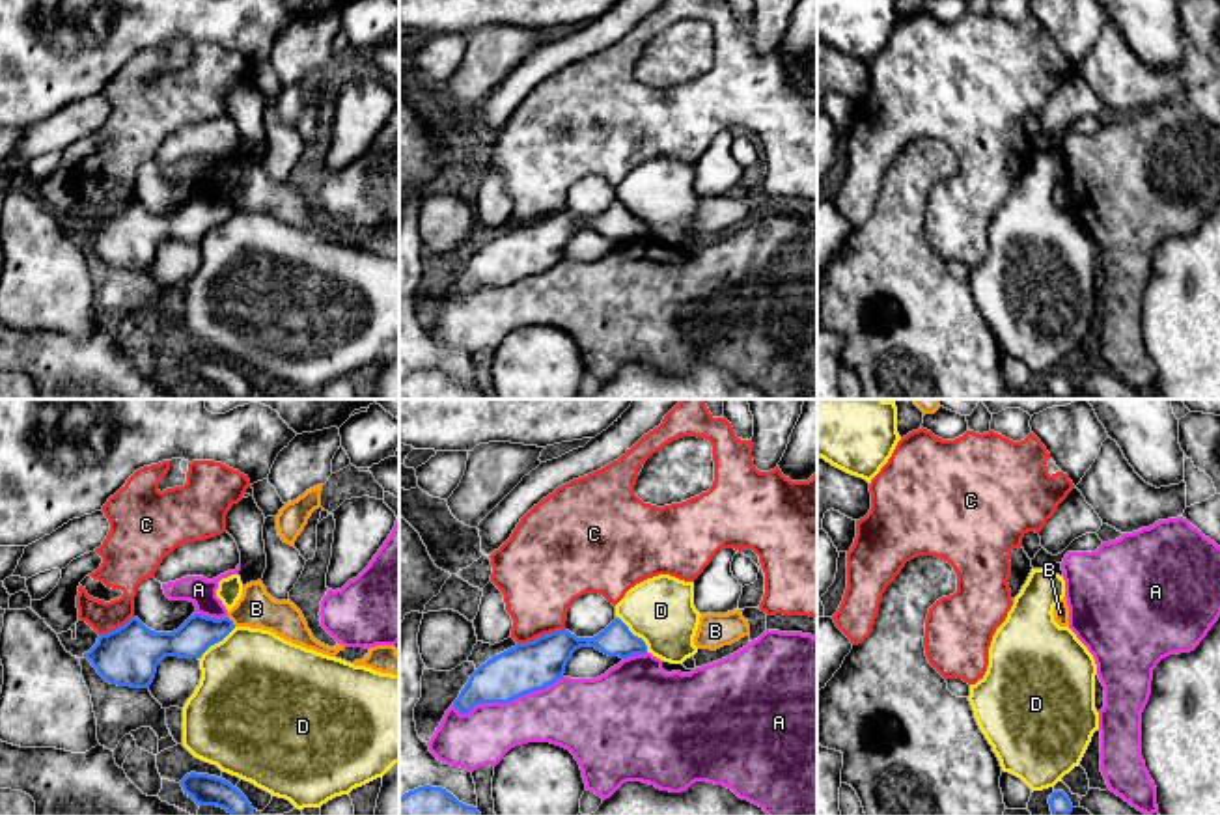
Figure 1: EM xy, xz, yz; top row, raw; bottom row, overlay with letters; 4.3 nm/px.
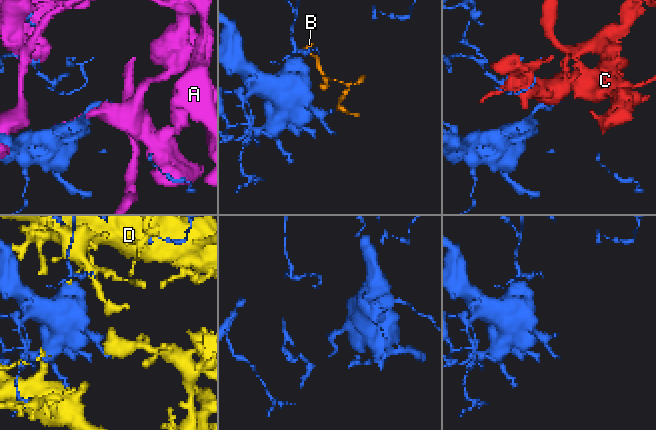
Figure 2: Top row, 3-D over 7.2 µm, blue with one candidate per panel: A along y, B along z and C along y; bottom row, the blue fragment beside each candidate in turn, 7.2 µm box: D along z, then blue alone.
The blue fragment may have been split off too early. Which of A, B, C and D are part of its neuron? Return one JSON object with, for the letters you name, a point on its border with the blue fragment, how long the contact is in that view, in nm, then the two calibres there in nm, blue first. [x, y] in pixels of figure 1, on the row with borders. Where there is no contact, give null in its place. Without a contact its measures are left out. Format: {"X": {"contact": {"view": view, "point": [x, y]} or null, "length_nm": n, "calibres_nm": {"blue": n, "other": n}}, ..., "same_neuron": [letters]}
{"same_neuron": []}

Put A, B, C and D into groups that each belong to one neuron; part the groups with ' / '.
A / B / C / D

